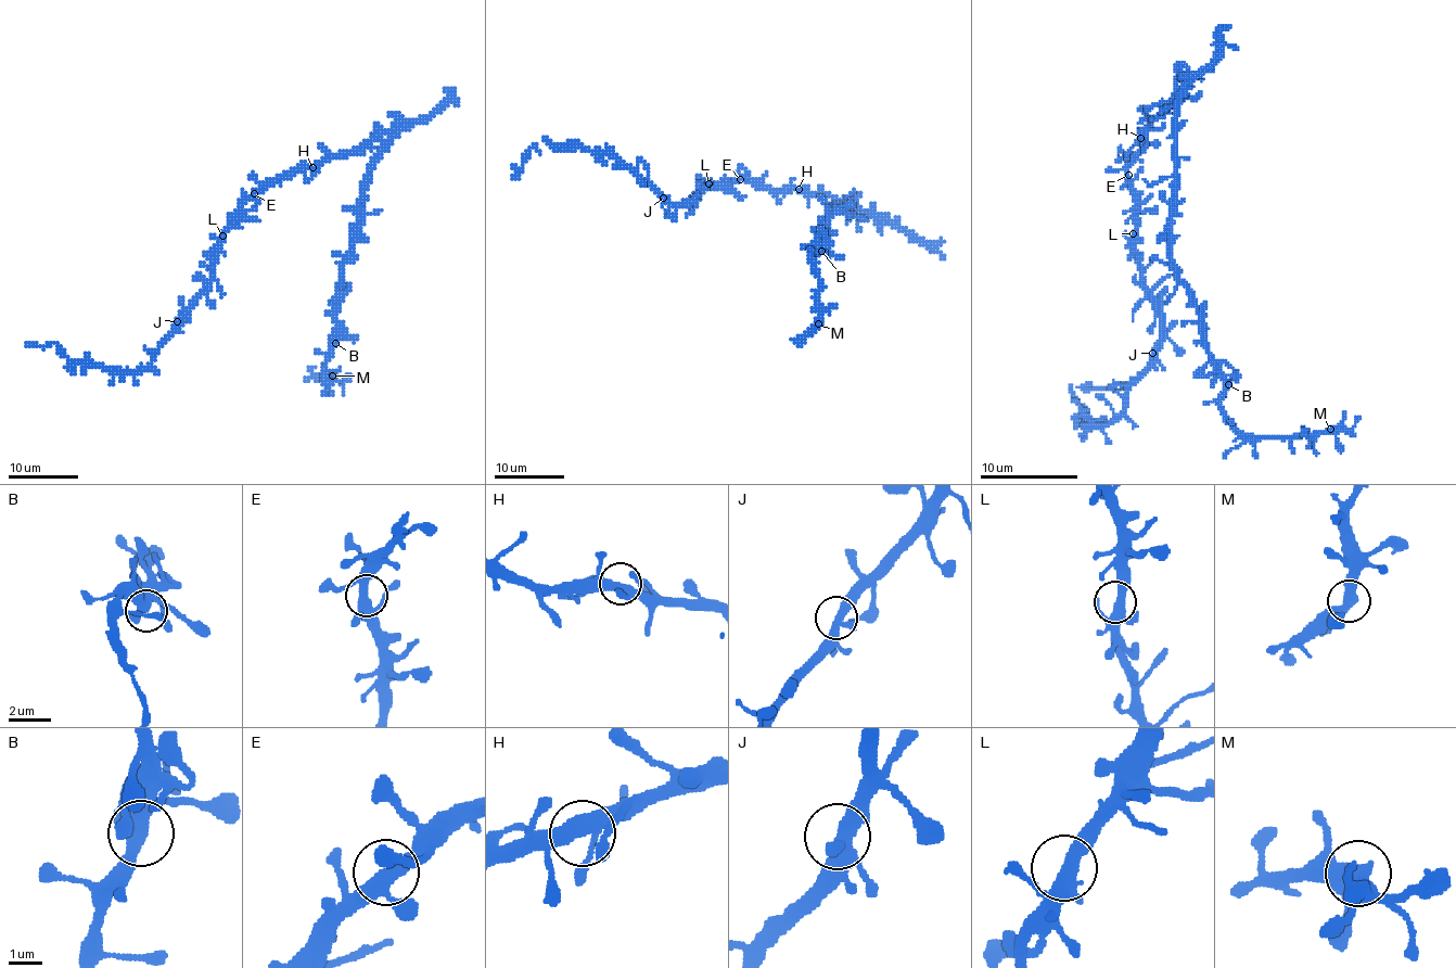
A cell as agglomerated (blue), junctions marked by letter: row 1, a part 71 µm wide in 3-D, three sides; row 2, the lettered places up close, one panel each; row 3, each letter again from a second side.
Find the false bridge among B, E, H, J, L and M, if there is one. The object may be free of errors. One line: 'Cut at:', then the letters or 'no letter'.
Cut at: no letter

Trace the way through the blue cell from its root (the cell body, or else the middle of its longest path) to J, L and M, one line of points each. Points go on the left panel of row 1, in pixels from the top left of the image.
J: (311, 164), (272, 178), (243, 206), (218, 246), (209, 284), (177, 321)
L: (311, 164), (266, 183), (243, 206), (240, 216), (222, 236)
M: (311, 164), (382, 143), (339, 281), (337, 339), (324, 371), (329, 380), (332, 374)

